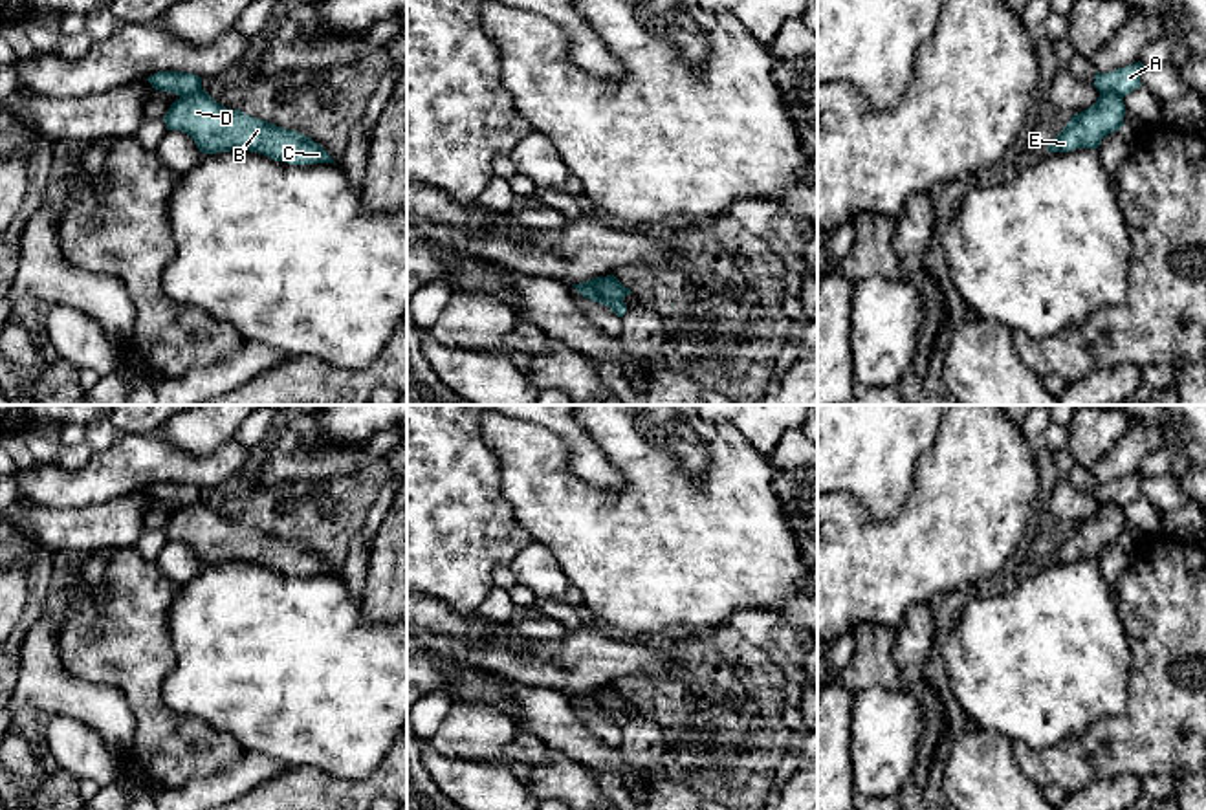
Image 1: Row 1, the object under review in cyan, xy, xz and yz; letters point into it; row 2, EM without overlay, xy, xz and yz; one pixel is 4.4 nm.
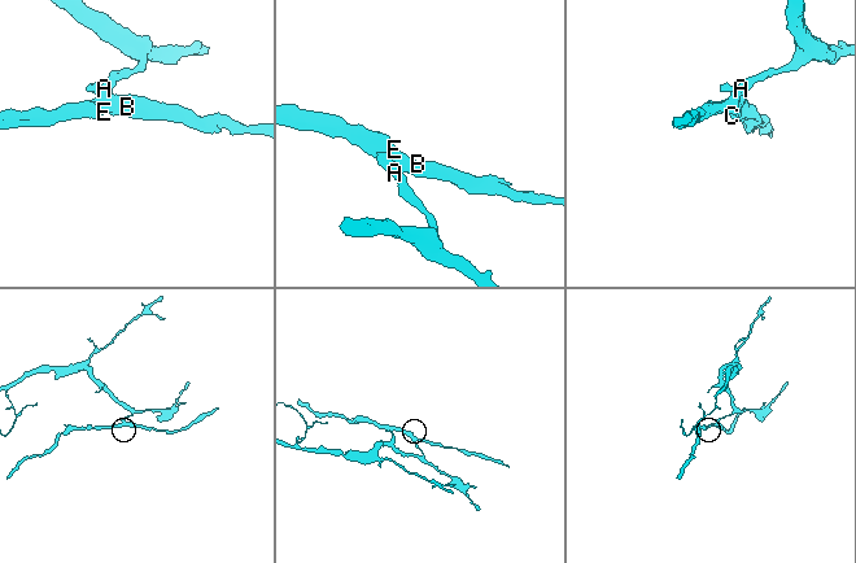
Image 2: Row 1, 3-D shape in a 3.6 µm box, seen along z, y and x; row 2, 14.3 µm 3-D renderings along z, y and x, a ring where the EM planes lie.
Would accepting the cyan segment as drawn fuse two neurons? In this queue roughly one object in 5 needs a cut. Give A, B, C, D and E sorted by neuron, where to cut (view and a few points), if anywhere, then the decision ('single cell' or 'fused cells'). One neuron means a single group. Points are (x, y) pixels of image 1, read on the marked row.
A / B C D E; cut in xz along (600, 277), (598, 288), (622, 303); fused cells

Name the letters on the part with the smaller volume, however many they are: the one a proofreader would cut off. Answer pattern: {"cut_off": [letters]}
{"cut_off": ["B", "C", "D", "E"]}

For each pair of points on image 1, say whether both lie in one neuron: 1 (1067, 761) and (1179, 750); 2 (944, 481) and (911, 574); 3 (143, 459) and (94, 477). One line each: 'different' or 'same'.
1: same
2: same
3: same

